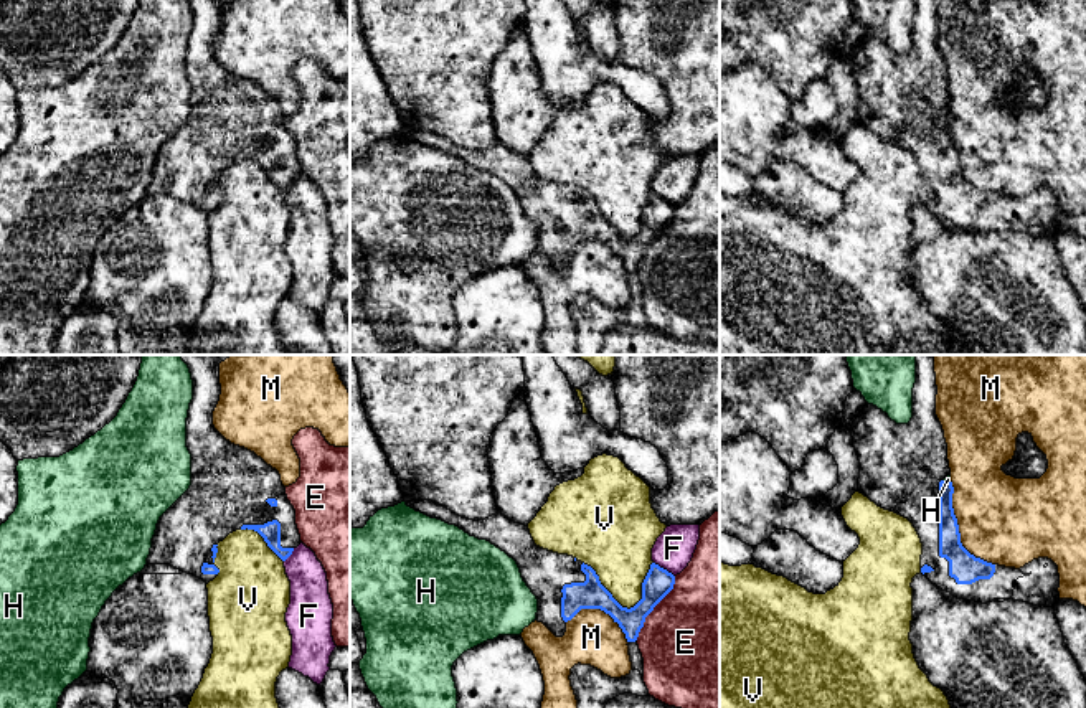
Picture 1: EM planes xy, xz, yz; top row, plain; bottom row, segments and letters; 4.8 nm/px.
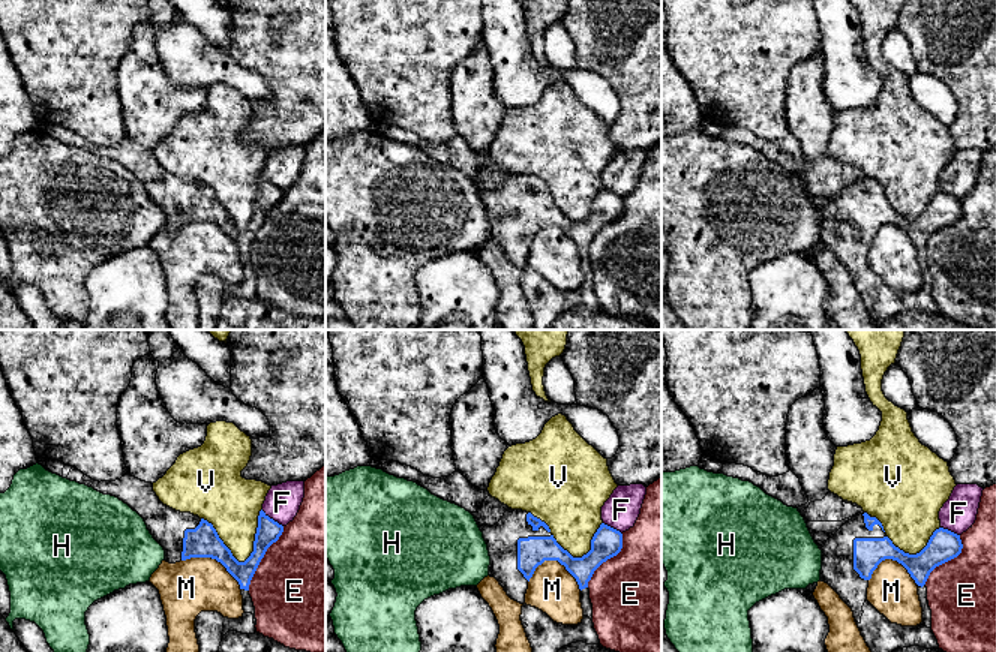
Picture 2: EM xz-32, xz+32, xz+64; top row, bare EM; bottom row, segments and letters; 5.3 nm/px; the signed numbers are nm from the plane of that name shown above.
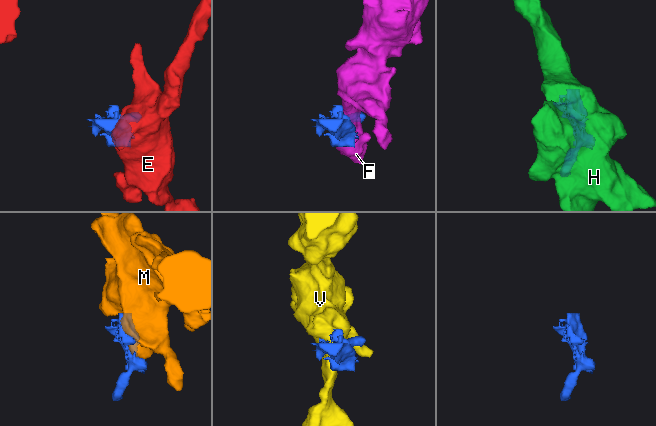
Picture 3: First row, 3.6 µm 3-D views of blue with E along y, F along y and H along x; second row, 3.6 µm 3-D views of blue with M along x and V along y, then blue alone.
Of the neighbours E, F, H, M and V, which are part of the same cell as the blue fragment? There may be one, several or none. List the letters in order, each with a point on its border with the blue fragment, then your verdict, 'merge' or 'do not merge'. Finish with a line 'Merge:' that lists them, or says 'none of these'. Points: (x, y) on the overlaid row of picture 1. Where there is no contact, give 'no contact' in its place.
E: contact xz (654, 606); do not merge
F: contact xz (662, 568); do not merge
H: contact yz (946, 482); do not merge
M: contact yz (958, 528); do not merge
V: contact xz (609, 593); do not merge
Merge: none of these

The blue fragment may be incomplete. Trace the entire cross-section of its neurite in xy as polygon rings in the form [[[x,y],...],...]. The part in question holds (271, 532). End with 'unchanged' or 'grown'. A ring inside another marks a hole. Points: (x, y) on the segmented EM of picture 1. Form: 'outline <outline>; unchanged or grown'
outline [[[180,355],[193,380],[187,418],[190,489],[160,517],[149,564],[170,564],[213,581],[218,543],[236,530],[257,531],[286,561],[302,543],[295,510],[276,469],[226,441],[213,426],[220,401],[220,363],[231,355]]]; grown

